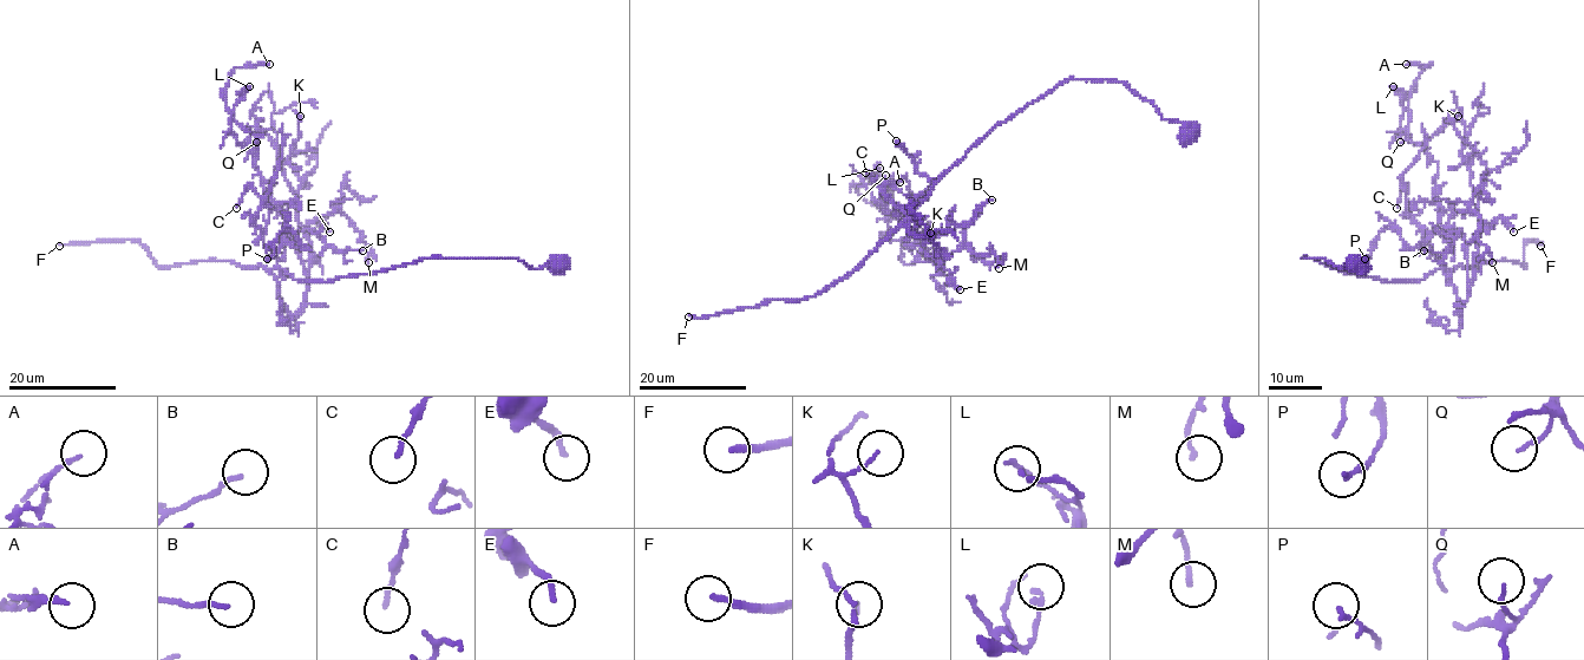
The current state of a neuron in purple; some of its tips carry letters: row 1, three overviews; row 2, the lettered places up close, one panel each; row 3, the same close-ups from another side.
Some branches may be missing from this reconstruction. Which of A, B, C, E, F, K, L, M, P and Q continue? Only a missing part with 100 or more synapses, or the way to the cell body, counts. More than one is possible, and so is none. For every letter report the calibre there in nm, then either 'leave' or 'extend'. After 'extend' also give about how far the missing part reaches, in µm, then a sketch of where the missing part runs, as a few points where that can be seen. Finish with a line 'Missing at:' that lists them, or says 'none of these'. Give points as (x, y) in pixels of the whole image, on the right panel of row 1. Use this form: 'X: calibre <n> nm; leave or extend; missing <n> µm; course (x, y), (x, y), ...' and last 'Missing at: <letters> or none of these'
A: calibre 130 nm; leave
B: calibre 130 nm; leave
C: calibre 140 nm; leave
E: calibre 190 nm; leave
F: calibre 180 nm; extend; missing 250 µm
K: calibre 80 nm; leave
L: calibre 160 nm; leave
M: calibre 150 nm; leave
P: calibre 110 nm; leave
Q: calibre 110 nm; leave
Missing at: F

